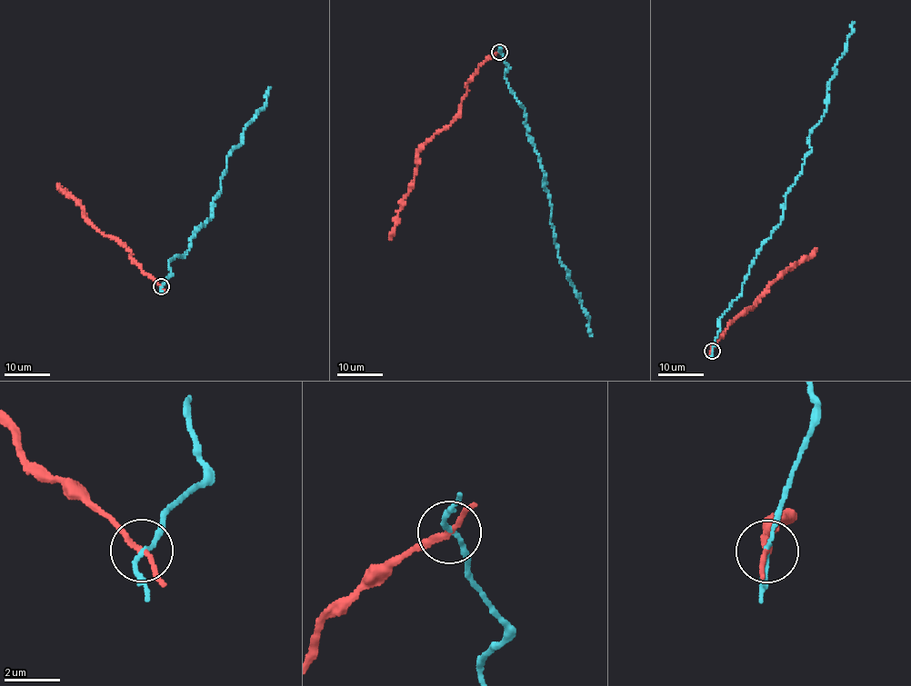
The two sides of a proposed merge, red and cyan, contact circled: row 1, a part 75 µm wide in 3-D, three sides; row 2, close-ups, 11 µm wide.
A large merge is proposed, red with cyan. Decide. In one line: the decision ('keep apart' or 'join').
keep apart

